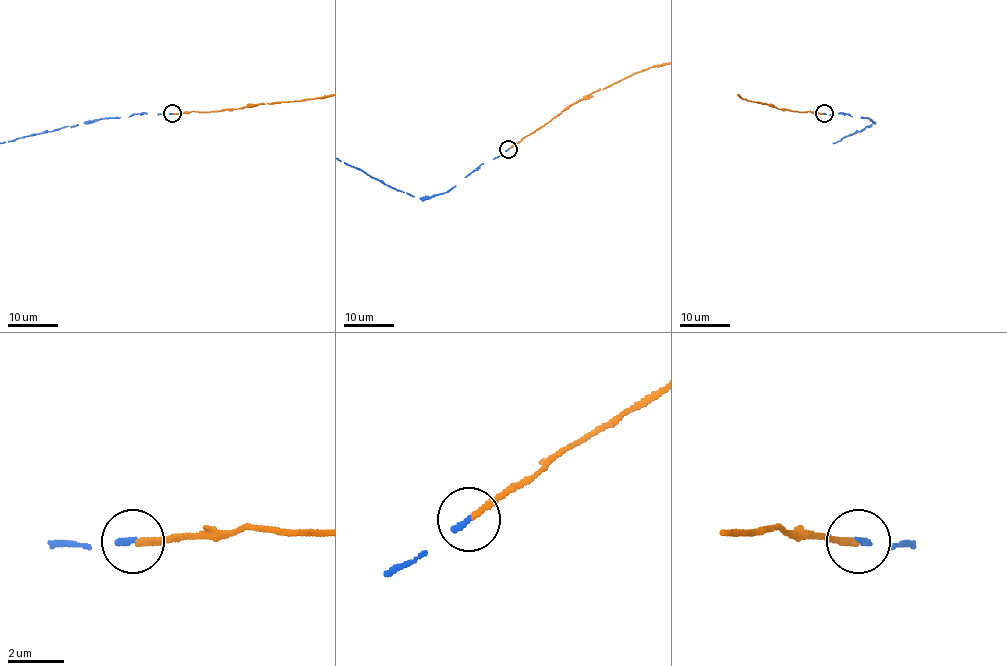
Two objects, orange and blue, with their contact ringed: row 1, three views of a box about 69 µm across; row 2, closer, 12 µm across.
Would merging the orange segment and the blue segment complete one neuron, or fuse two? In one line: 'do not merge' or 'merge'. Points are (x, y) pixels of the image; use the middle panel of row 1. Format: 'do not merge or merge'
merge

